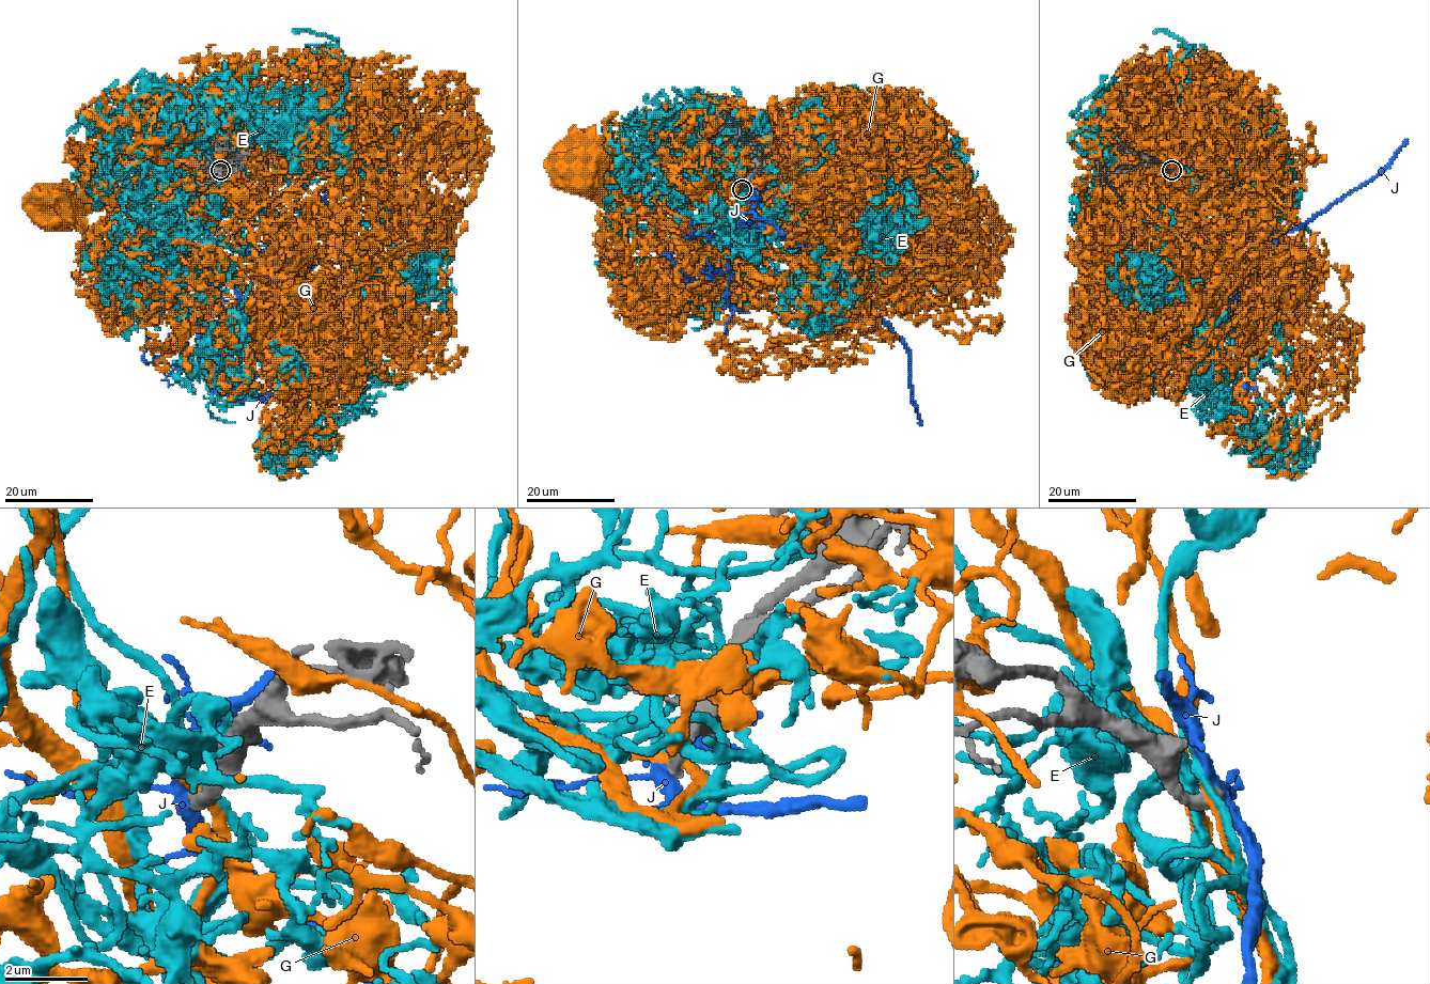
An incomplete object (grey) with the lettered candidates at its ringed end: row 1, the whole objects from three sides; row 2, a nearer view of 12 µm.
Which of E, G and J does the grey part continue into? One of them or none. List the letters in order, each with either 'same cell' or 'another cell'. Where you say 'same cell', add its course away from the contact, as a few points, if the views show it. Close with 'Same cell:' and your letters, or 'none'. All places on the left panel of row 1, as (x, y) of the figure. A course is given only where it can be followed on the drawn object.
E: another cell
G: another cell
J: another cell
Same cell: none

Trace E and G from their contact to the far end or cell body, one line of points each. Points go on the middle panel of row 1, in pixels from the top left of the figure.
E: (742, 188), (742, 204), (768, 231), (764, 256), (632, 259), (620, 269)
G: (743, 188), (658, 175), (623, 142), (615, 153), (606, 153), (604, 165), (575, 165)

